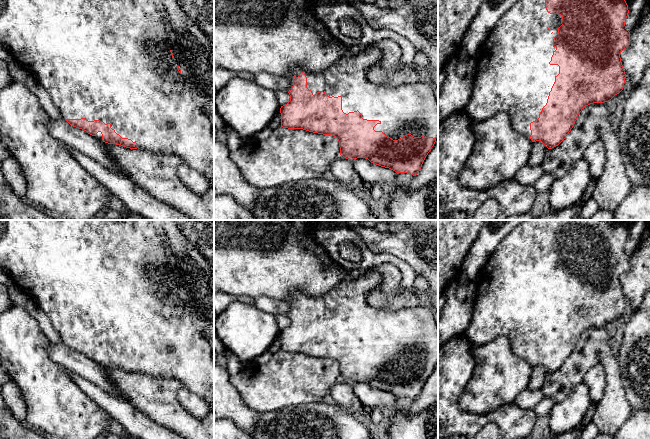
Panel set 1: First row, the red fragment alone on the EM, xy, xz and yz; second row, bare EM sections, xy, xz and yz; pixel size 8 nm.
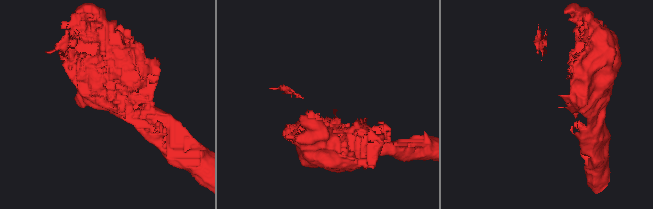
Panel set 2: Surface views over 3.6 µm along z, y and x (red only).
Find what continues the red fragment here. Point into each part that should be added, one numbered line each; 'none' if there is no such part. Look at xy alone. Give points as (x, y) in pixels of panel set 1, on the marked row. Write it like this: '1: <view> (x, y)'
1: xy (115, 54)

